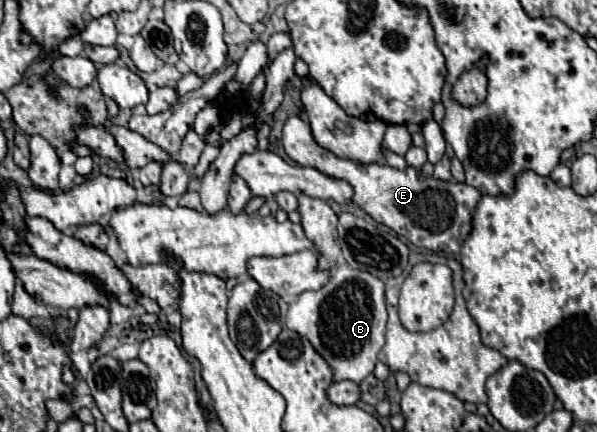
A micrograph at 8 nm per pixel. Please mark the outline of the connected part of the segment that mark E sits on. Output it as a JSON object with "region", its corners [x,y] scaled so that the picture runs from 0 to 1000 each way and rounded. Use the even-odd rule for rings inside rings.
{"region":[[[486,269],[479,278],[472,338],[496,380],[536,389],[536,398],[549,398],[556,412],[583,417],[593,435],[593,472],[616,491],[630,514],[687,556],[693,569],[707,569],[724,583],[764,588],[767,560],[774,569],[791,532],[791,495],[807,449],[784,426],[740,421],[727,412],[704,417],[697,389],[690,384],[663,394],[650,380],[596,380],[590,370],[570,370],[566,361],[556,361],[556,352],[543,352],[543,343],[523,324],[519,287],[499,269]]]}

